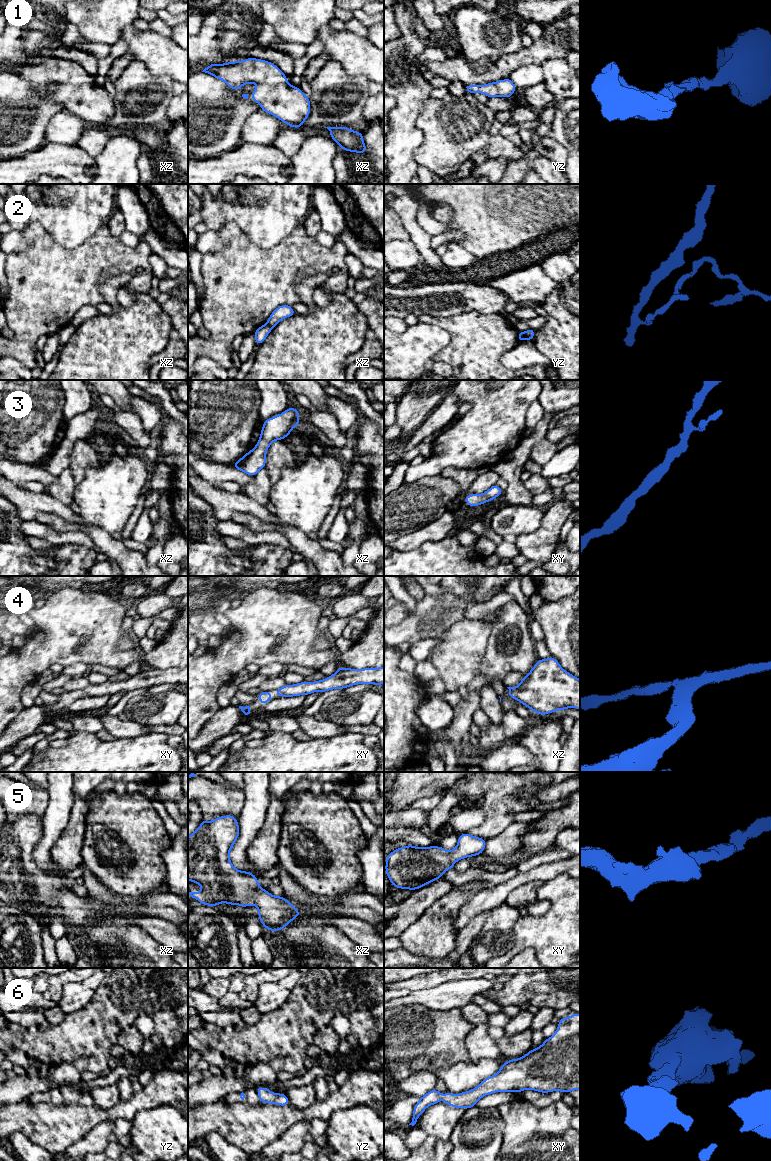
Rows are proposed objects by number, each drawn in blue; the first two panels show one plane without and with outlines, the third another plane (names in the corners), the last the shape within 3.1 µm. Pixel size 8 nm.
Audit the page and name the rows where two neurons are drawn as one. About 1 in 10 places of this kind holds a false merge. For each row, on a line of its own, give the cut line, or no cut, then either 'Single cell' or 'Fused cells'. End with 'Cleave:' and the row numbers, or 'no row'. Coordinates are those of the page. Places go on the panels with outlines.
1: No split. Single cell
2: Split along yz (524, 332), (526, 339). Fused cells
3: No split. Single cell
4: No split. Single cell
5: No split. Single cell
6: No split. Single cell
Cleave: 2

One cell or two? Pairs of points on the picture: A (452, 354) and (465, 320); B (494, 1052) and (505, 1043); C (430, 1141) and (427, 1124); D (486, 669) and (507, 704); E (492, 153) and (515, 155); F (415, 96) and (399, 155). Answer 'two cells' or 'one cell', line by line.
A: one cell
B: two cells
C: two cells
D: two cells
E: one cell
F: one cell

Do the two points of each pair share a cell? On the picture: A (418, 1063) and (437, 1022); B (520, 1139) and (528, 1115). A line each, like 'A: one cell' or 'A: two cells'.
A: one cell
B: one cell

